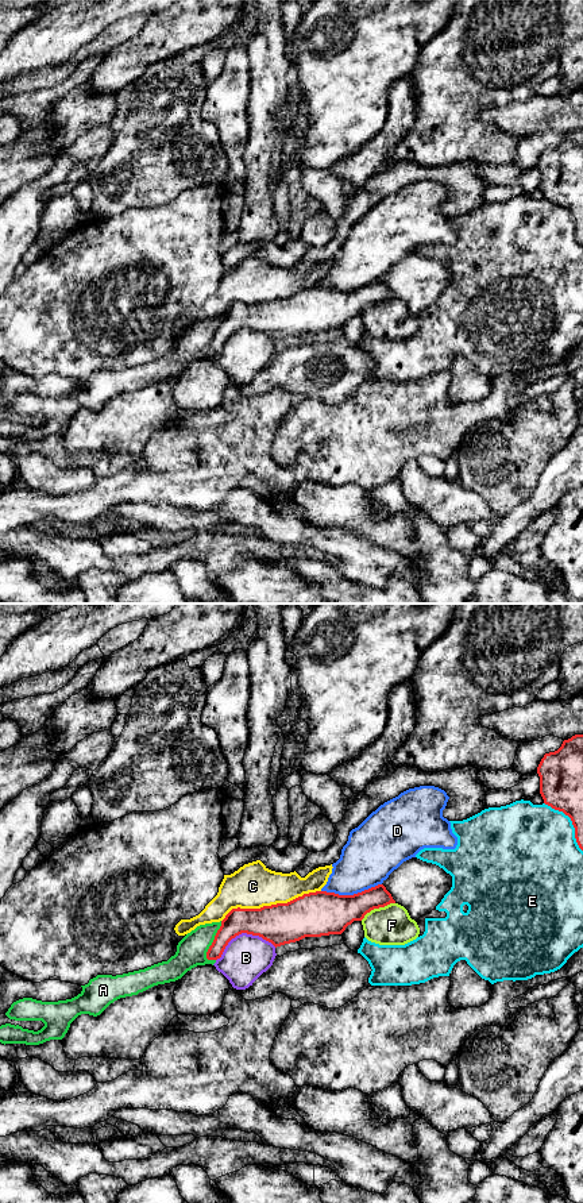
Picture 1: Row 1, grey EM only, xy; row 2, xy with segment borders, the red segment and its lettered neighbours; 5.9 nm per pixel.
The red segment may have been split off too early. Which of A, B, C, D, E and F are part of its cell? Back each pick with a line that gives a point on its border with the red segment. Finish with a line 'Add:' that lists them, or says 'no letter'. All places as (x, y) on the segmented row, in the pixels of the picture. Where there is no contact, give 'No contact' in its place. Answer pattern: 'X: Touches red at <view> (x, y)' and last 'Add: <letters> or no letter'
Add: no letter

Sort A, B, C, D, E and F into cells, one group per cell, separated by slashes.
A / B / C / D / E / F

